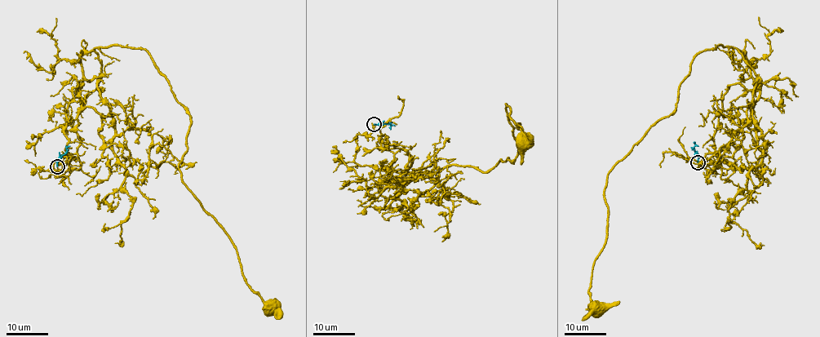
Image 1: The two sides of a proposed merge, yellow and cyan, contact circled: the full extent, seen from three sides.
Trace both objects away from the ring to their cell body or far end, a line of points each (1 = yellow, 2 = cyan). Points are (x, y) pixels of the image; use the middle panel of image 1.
1: (374, 125), (380, 143), (411, 157), (406, 183), (452, 165), (489, 172), (513, 161), (505, 104), (523, 142)
2: (374, 125), (395, 126)

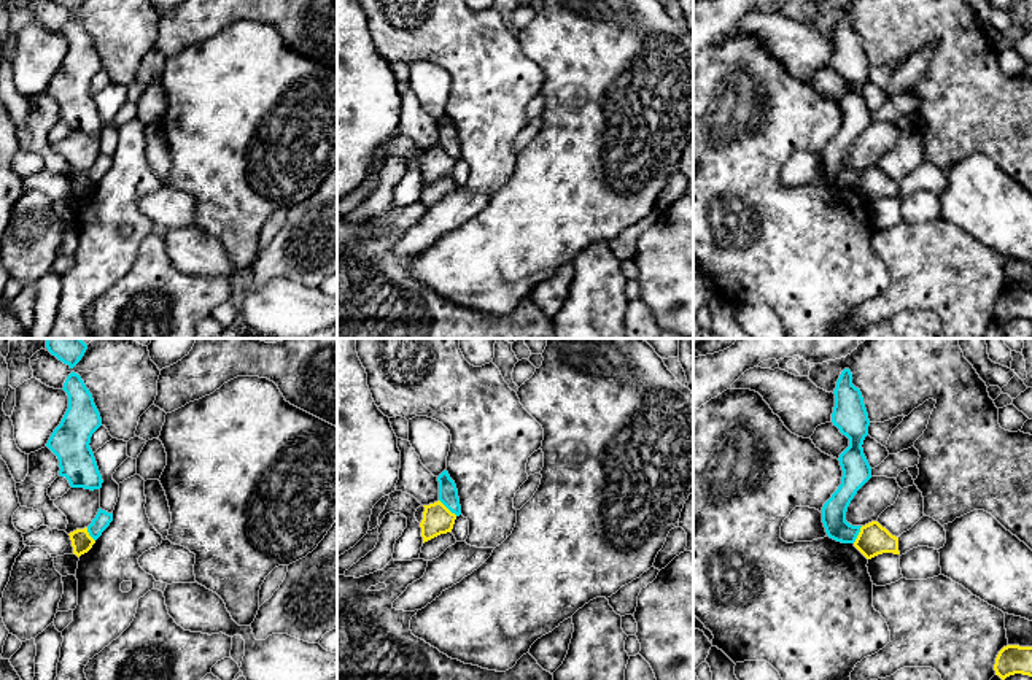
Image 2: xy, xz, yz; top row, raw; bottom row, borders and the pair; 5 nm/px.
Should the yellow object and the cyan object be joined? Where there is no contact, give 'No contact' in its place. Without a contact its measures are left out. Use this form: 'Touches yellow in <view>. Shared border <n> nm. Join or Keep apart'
Touches yellow in xz. Shared border 130 nm. Keep apart

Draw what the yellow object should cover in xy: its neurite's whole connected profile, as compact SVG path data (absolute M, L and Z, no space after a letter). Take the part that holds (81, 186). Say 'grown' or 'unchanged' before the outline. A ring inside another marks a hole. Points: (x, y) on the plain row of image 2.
unchanged | M87 172L76 173L76 175L70 176L68 180L72 184L73 199L76 199L78 202L81 199L87 197L92 192L92 189L95 187L95 184L89 180Z

